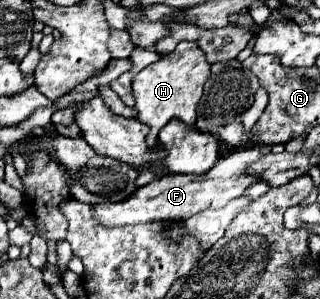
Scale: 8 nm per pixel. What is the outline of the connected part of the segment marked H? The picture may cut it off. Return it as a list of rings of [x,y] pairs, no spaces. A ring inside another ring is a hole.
[[[178,43],[176,49],[168,55],[162,55],[156,63],[148,65],[142,69],[134,81],[132,81],[132,91],[138,109],[138,119],[150,127],[148,135],[148,145],[154,147],[158,139],[158,131],[174,117],[184,121],[186,125],[194,125],[196,121],[196,107],[202,97],[204,83],[210,77],[210,63],[204,57],[204,51],[198,47],[198,43]]]

